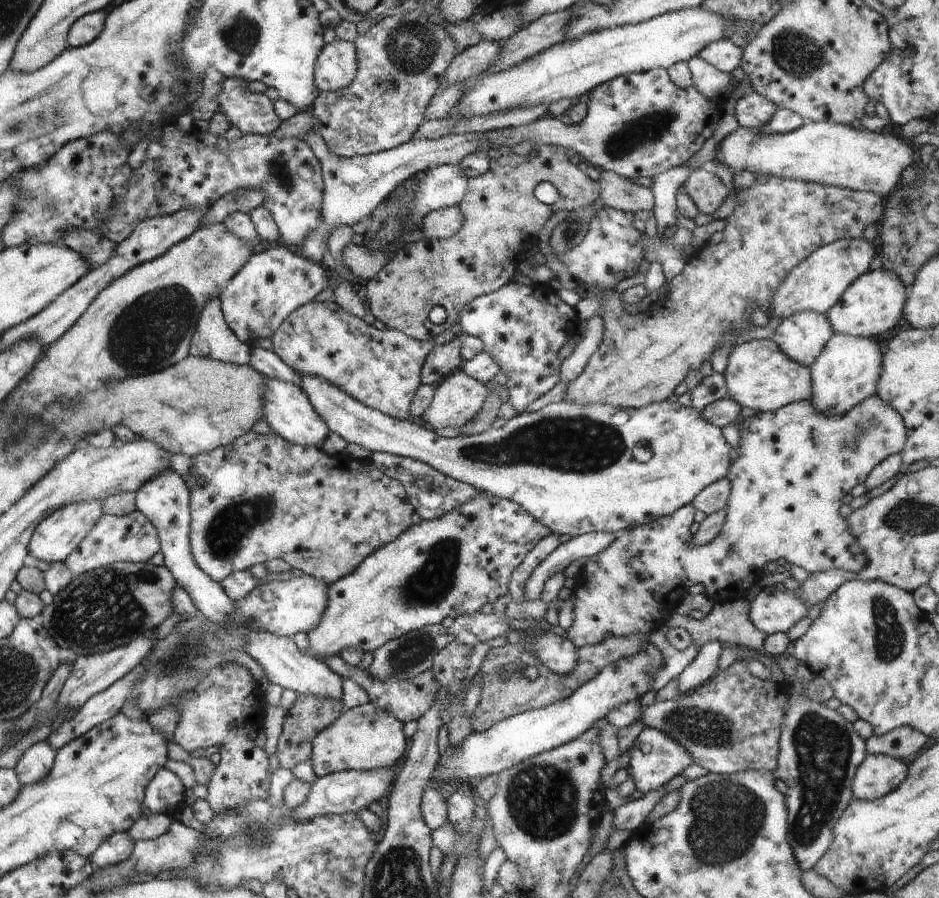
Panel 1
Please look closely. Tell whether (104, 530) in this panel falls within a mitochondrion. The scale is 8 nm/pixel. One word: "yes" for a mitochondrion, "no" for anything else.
no

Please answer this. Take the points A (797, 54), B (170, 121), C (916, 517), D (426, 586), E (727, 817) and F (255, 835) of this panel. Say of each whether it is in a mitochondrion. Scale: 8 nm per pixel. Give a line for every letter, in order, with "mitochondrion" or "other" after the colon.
A: mitochondrion
B: other
C: mitochondrion
D: mitochondrion
E: mitochondrion
F: mitochondrion

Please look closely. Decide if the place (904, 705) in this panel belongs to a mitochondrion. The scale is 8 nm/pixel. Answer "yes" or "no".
no

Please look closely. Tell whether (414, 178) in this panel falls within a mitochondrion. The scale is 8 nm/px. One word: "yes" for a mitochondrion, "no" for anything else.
no

